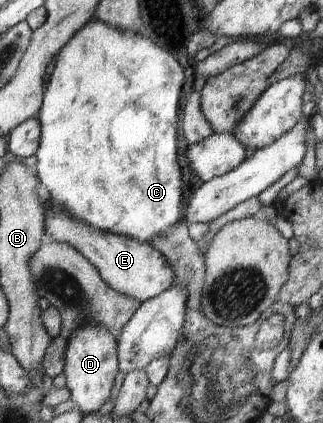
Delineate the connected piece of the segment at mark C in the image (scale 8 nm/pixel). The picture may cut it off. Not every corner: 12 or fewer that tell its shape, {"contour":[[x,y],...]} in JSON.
{"contour":[[89,20],[33,171],[65,216],[150,244],[184,221],[183,67]]}

